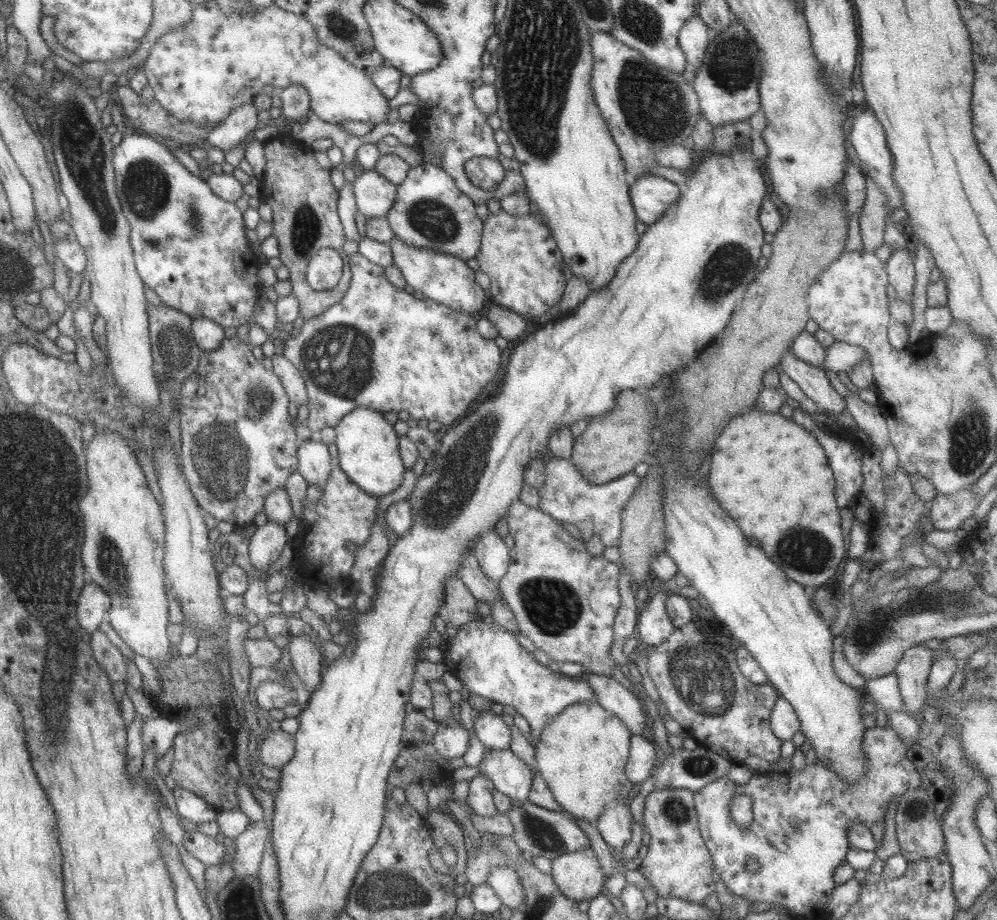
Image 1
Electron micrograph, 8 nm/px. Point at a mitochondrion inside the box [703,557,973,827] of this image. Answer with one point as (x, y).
(916, 809)

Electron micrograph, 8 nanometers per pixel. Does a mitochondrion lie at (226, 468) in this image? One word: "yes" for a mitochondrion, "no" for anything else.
yes

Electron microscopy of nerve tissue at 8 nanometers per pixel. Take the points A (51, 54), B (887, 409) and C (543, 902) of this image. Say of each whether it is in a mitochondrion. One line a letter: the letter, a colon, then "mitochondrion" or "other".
A: other
B: other
C: mitochondrion

